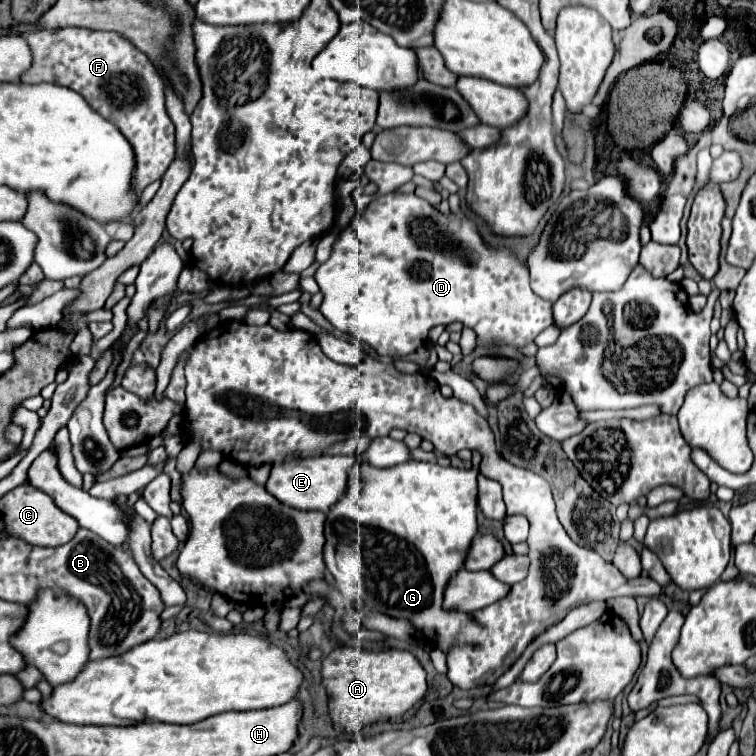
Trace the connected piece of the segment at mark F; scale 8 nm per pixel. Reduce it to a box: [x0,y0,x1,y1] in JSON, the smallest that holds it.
[22,28,176,190]

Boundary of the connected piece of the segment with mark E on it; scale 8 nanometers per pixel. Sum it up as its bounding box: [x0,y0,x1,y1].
[266,456,364,512]

